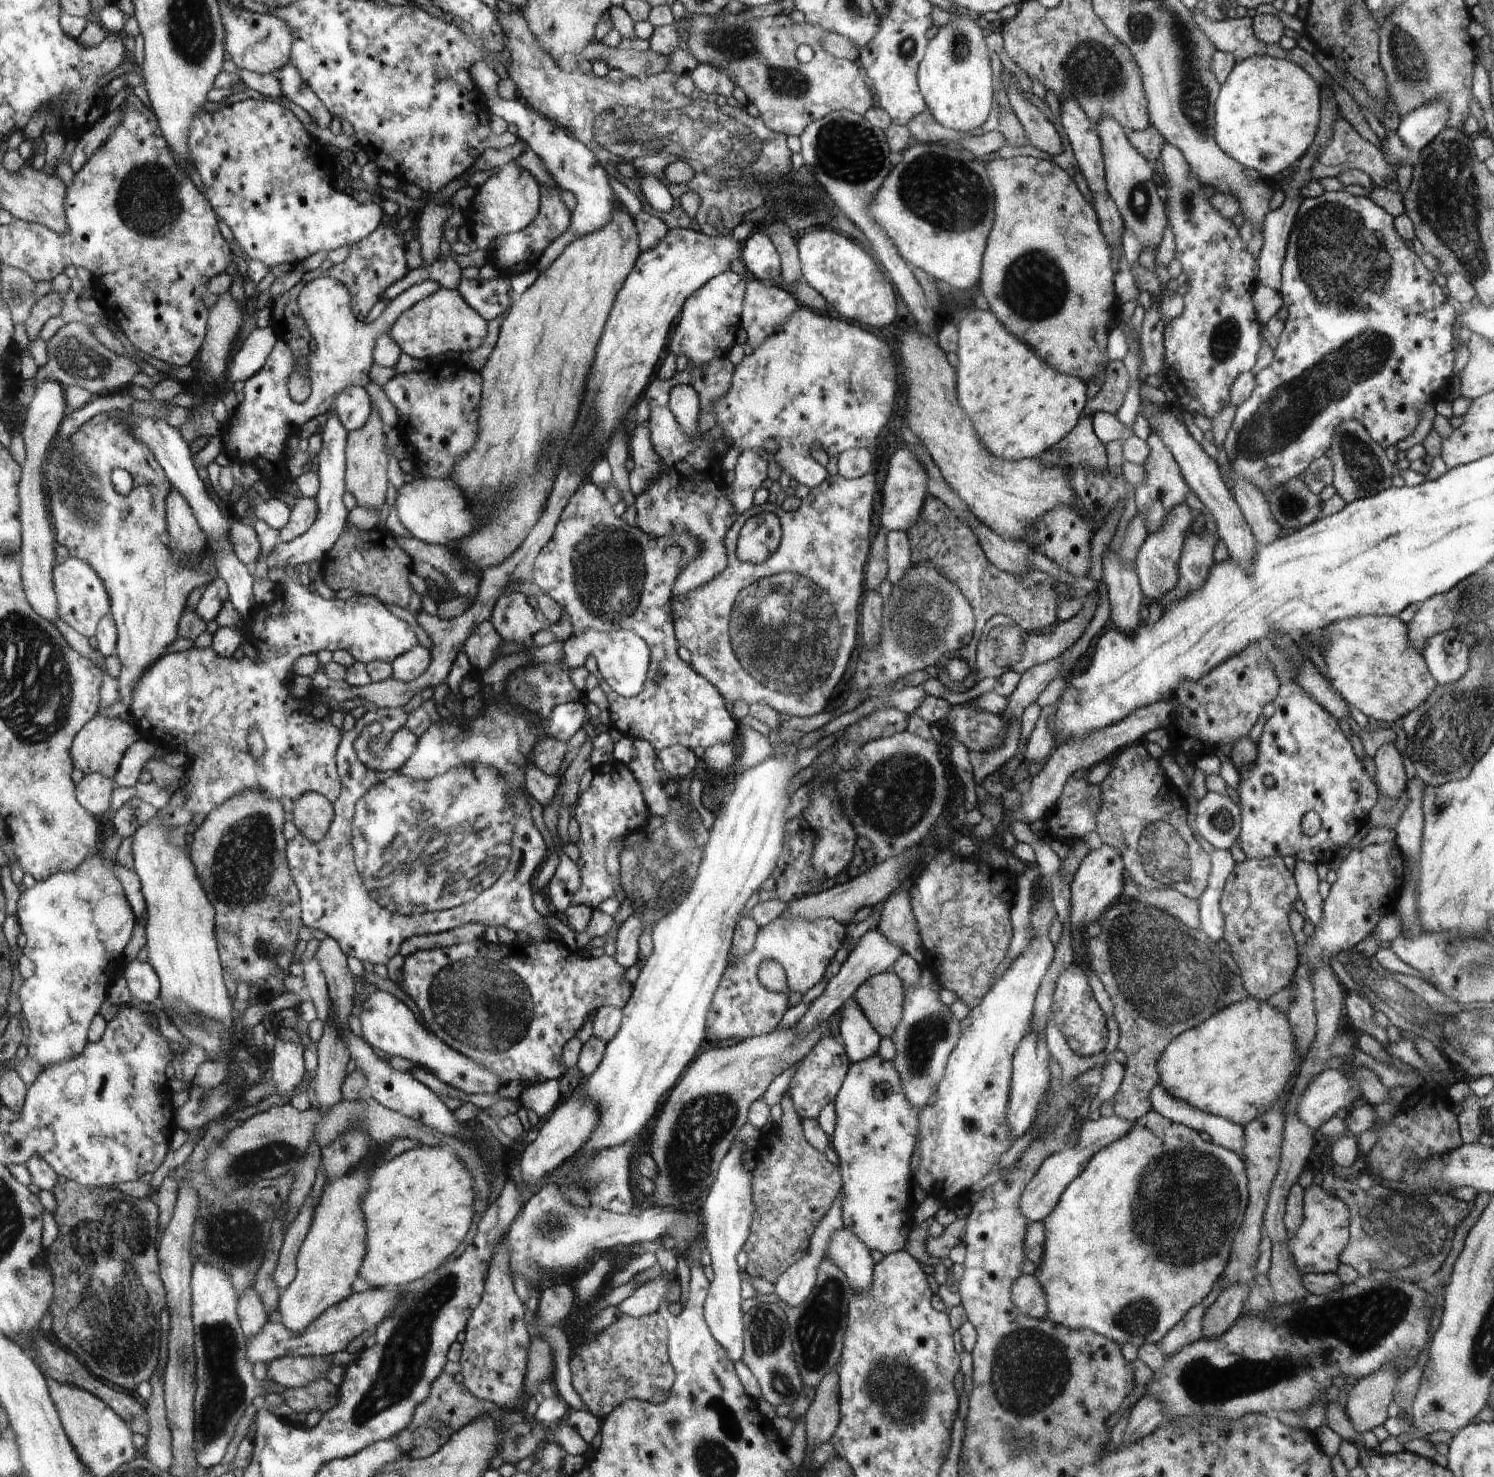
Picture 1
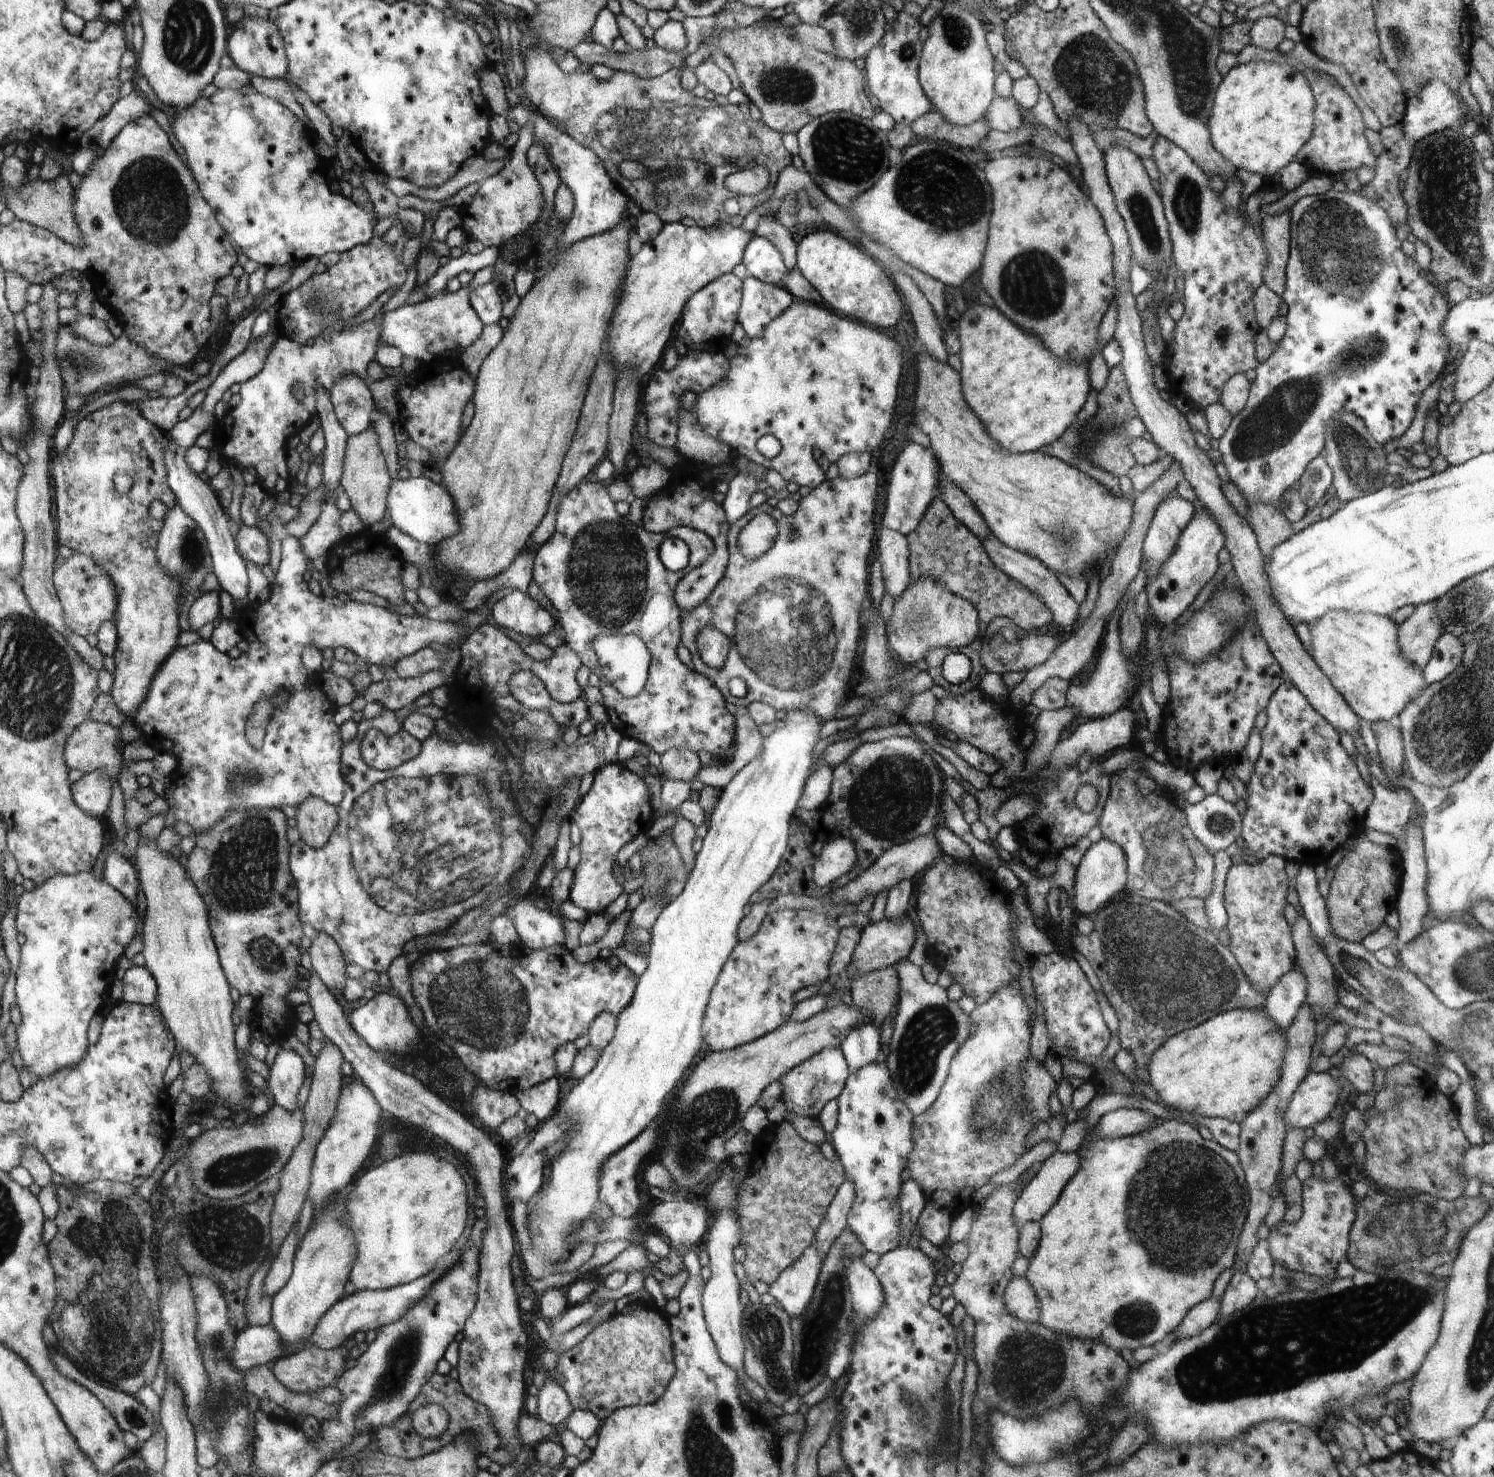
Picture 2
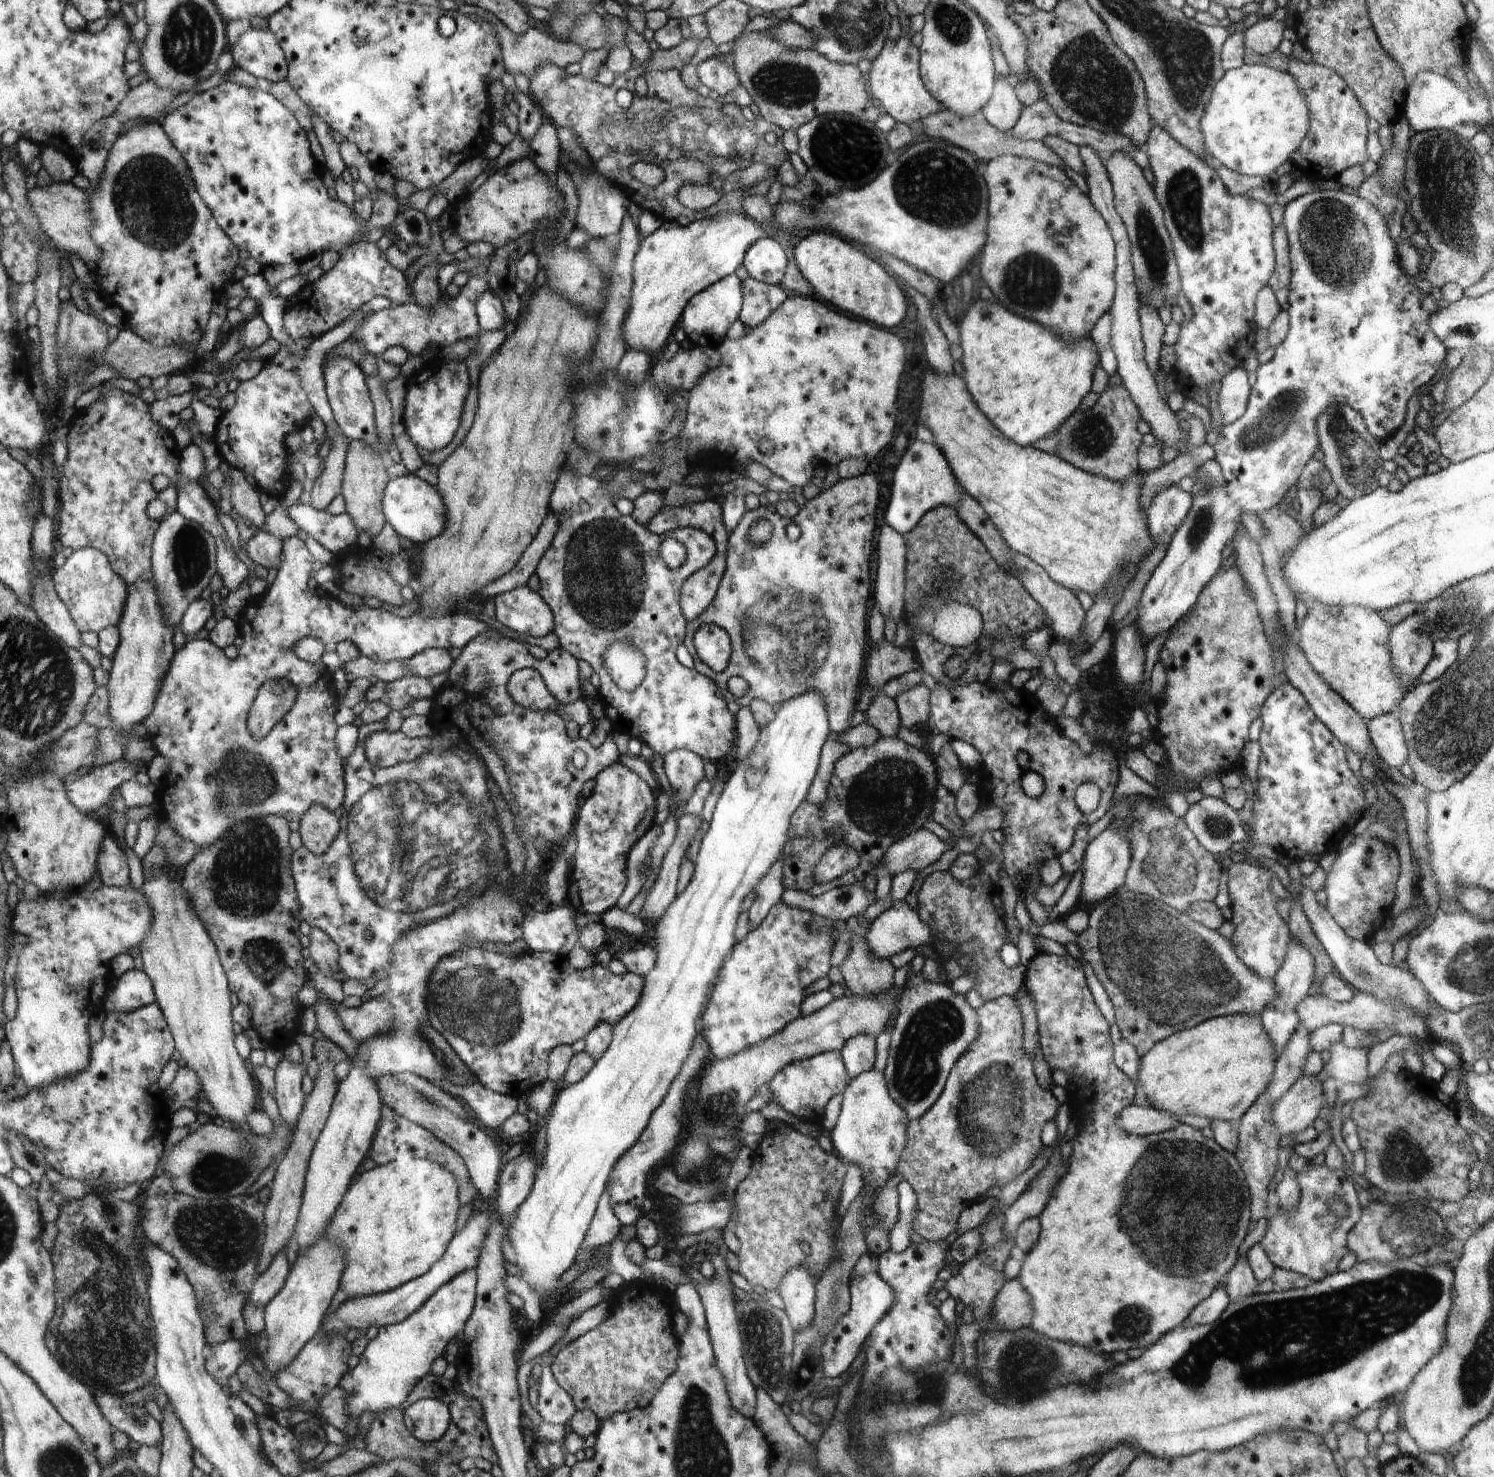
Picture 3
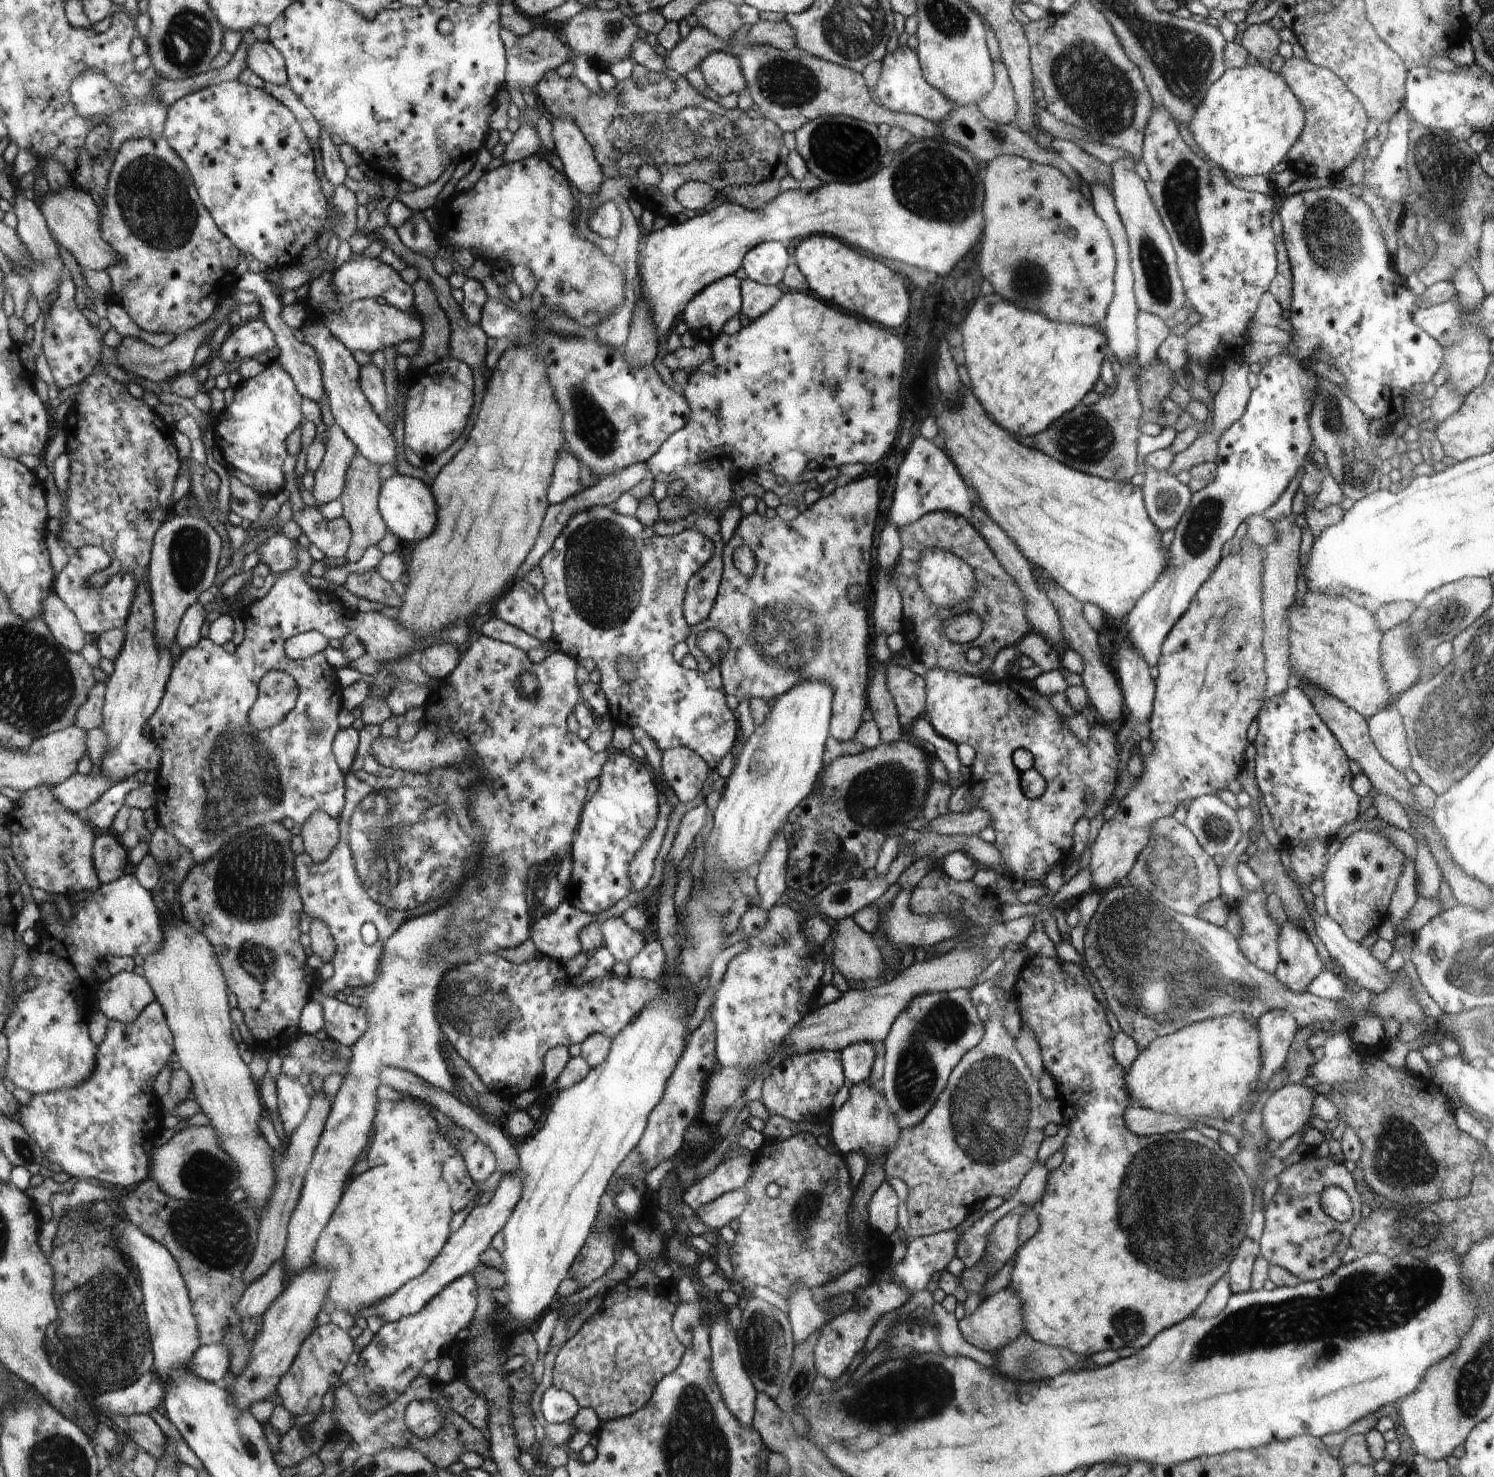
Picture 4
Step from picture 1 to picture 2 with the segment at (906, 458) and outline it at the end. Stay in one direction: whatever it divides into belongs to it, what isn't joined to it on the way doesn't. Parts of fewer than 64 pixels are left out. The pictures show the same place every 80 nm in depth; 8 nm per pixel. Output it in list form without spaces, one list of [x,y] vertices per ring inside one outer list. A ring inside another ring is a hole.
[[[911,442],[896,457],[890,472],[887,489],[886,509],[882,524],[884,527],[901,532],[905,537],[912,532],[925,513],[932,497],[937,494],[939,463],[930,448]]]

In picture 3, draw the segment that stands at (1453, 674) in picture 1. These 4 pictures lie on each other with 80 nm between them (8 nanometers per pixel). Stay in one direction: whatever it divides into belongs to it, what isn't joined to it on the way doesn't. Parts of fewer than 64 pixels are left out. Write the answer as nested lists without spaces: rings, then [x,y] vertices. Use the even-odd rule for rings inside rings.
[[[1436,639],[1433,642],[1433,655],[1428,661],[1422,674],[1419,674],[1415,682],[1432,682],[1440,678],[1458,658],[1458,644],[1454,639]]]

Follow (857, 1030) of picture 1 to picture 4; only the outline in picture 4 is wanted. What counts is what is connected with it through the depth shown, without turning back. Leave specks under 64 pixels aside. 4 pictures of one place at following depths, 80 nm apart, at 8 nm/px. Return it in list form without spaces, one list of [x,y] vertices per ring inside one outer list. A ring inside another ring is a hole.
[[[856,1042],[855,1045],[842,1050],[842,1067],[846,1084],[858,1086],[866,1081],[875,1064],[875,1052],[872,1043]]]

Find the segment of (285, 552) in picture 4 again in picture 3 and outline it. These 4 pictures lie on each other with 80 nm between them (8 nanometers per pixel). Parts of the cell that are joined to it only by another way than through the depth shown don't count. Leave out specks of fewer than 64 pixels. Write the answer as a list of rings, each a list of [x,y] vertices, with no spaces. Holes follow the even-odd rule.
[[[260,530],[249,538],[243,549],[257,565],[270,569],[279,567],[282,547],[281,538]]]

